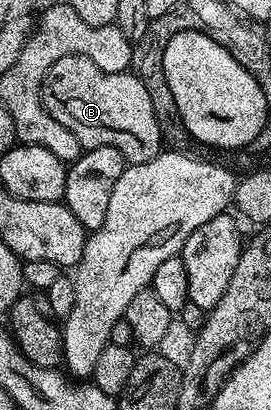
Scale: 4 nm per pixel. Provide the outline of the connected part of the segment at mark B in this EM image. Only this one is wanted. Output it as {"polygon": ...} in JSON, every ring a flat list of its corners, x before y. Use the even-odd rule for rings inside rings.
{"polygon":[[85,55,65,57,52,63,48,71,46,82,42,85,42,105,47,114,64,127,68,127,68,131,72,131,72,135,76,135,84,147,116,147,131,165,148,163,148,159,163,152,160,124,157,122,156,112,152,109,151,96,140,78,130,71,109,73,96,67,96,63,92,63,92,59]]}

